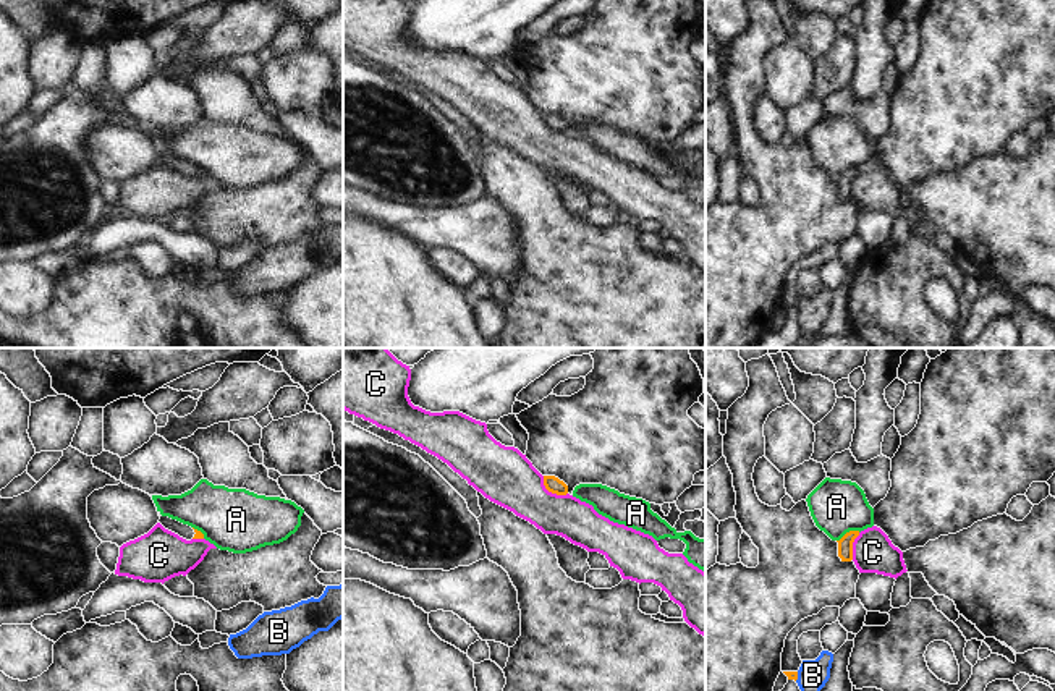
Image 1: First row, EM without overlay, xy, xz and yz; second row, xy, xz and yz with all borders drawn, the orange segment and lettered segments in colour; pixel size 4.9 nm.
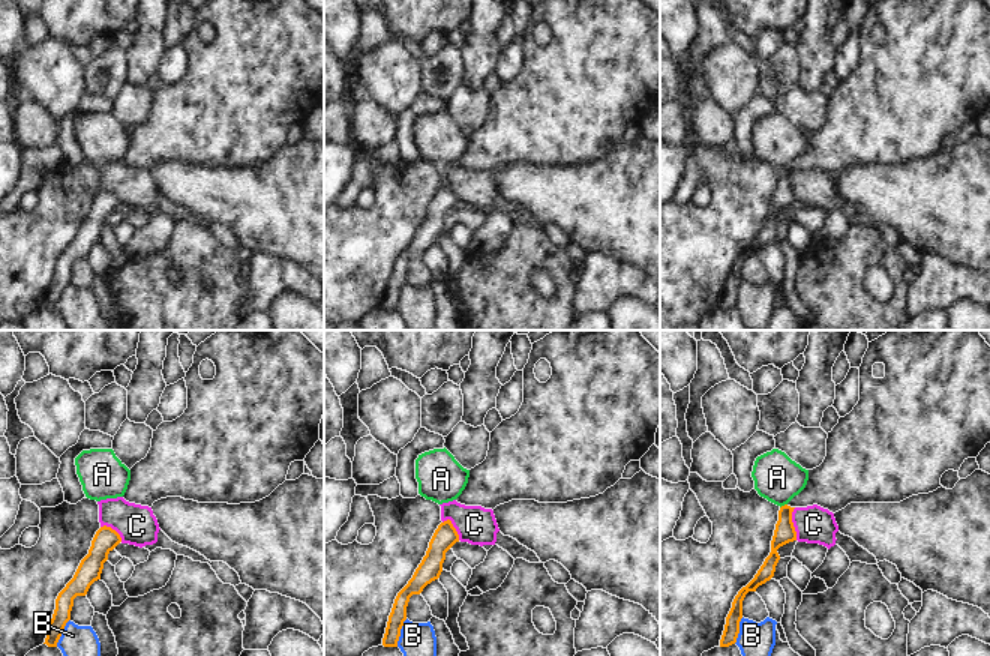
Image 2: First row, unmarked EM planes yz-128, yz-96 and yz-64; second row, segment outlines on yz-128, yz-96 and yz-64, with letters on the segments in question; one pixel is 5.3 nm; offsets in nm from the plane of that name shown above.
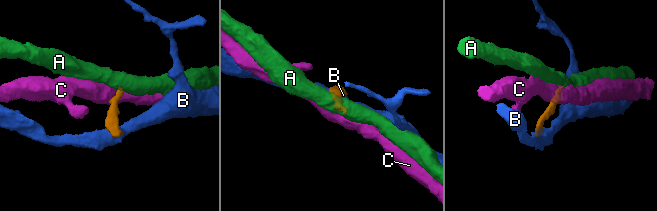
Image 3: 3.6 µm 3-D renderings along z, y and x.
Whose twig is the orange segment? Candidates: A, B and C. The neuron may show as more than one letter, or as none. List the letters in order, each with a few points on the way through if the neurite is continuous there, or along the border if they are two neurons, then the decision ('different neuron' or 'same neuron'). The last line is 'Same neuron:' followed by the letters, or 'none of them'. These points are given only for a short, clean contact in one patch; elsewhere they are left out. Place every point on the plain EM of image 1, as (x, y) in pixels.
A: along yz (860, 169), (847, 169), (837, 178) | different neuron
B: along yz (798, 309), (795, 317) | different neuron
C: along xz (542, 114), (542, 122), (549, 128), (567, 131) | different neuron
Same neuron: none of them

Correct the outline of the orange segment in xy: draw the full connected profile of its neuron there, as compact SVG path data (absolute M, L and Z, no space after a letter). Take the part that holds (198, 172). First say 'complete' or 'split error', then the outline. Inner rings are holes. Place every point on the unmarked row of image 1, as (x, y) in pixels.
split error | M159 149L159 154L160 154L159 160L165 167L178 172L180 175L183 175L186 178L191 178L191 176L204 176L204 172L201 168L193 167L191 163L183 162L183 160L176 159L176 157L168 155L168 154L162 154L160 149Z

